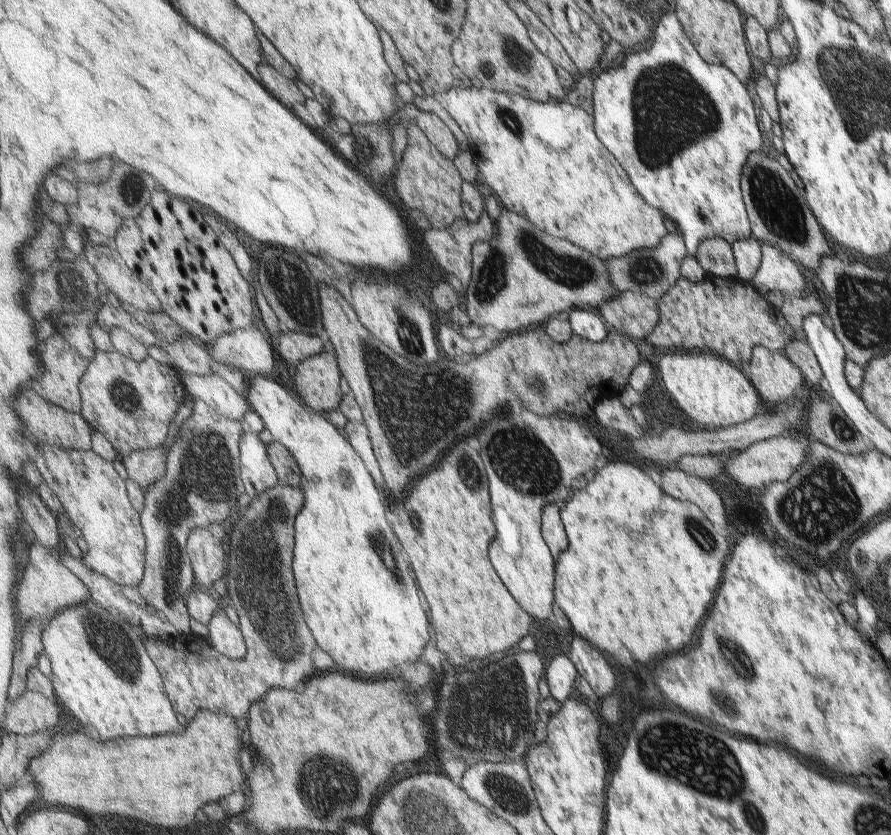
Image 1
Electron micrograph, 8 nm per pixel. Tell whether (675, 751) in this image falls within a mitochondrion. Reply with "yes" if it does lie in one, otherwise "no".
yes

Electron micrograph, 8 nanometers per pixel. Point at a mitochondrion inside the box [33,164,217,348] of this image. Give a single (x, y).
(132, 187)

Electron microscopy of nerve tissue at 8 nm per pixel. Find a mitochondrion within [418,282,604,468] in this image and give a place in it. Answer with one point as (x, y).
(535, 385)

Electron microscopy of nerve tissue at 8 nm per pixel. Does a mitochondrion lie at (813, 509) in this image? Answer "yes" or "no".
yes

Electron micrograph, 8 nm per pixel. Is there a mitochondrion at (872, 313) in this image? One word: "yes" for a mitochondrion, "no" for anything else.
yes

